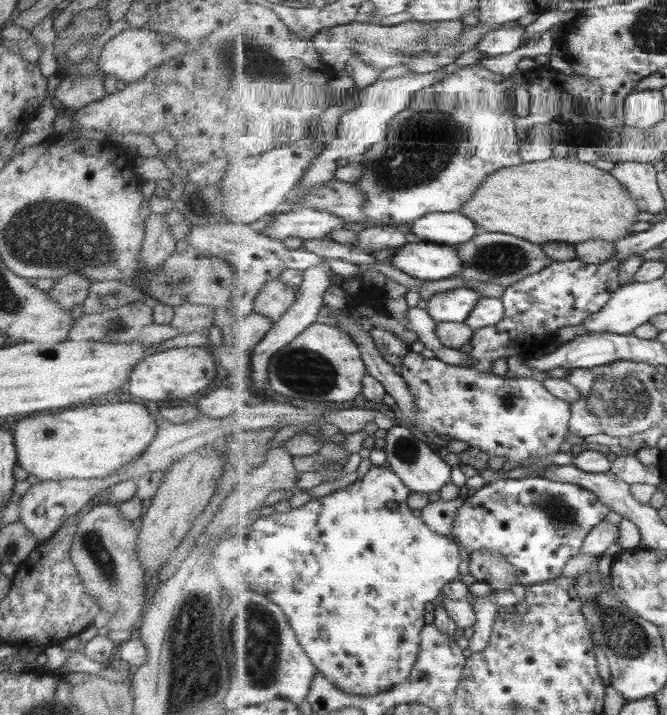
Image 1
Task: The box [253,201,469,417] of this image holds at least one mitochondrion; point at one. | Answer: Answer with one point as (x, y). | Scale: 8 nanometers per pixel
(308, 373)

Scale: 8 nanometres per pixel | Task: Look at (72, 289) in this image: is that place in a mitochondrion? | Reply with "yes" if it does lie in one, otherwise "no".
yes

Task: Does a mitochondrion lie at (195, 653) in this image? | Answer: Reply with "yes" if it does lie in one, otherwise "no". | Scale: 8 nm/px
yes

